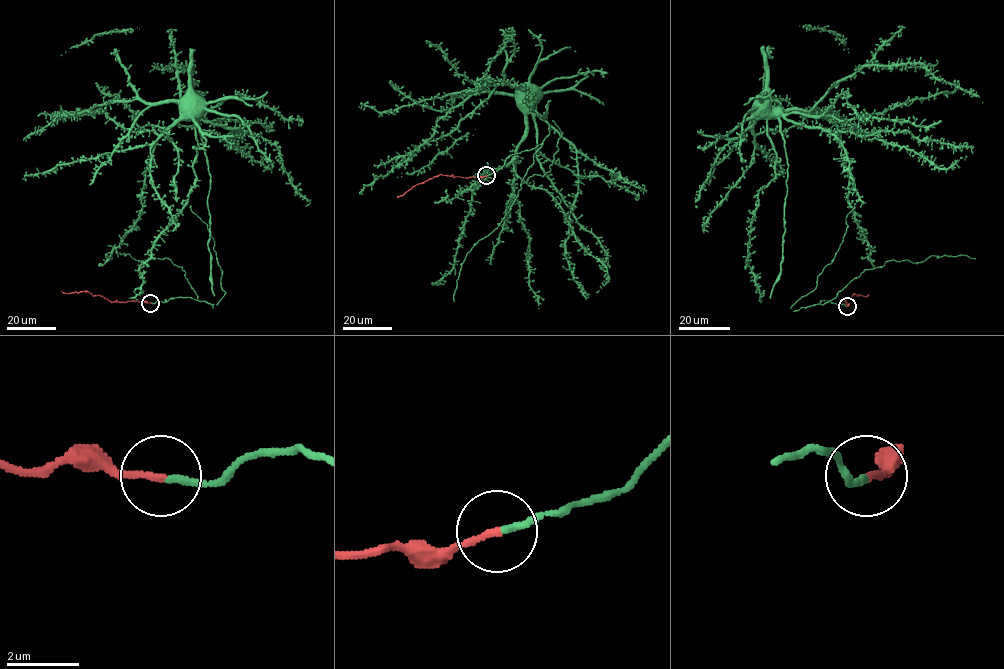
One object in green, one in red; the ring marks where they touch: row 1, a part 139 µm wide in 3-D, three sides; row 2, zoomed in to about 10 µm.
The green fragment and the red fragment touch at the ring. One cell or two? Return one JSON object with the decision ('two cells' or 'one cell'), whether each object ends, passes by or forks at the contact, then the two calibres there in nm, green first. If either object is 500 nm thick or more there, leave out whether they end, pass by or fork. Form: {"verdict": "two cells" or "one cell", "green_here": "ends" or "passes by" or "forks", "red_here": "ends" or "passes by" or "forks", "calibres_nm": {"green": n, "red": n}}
{"verdict": "one cell", "green_here": "ends", "red_here": "ends", "calibres_nm": {"green": 190, "red": 200}}

